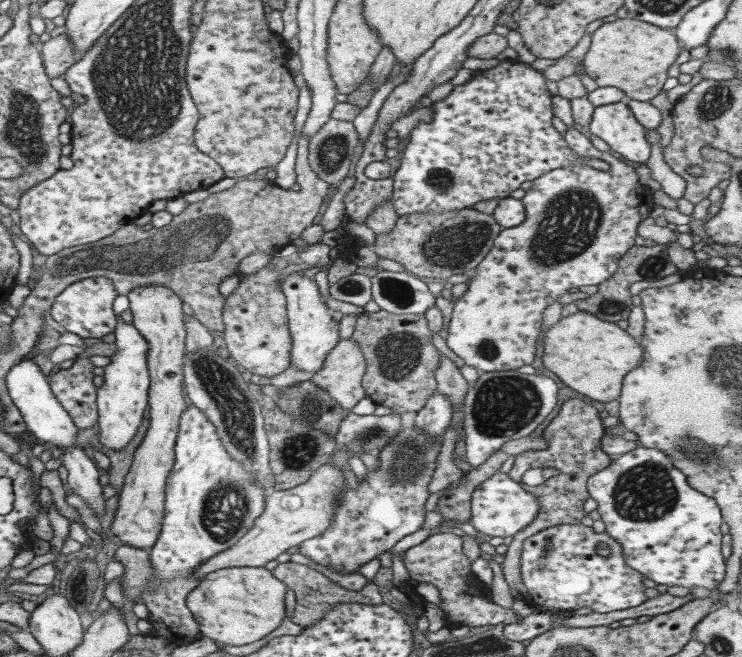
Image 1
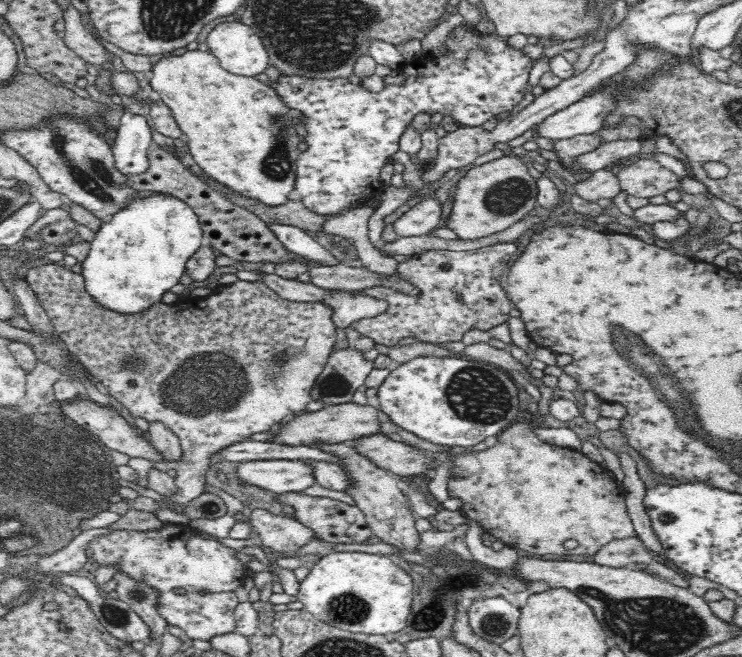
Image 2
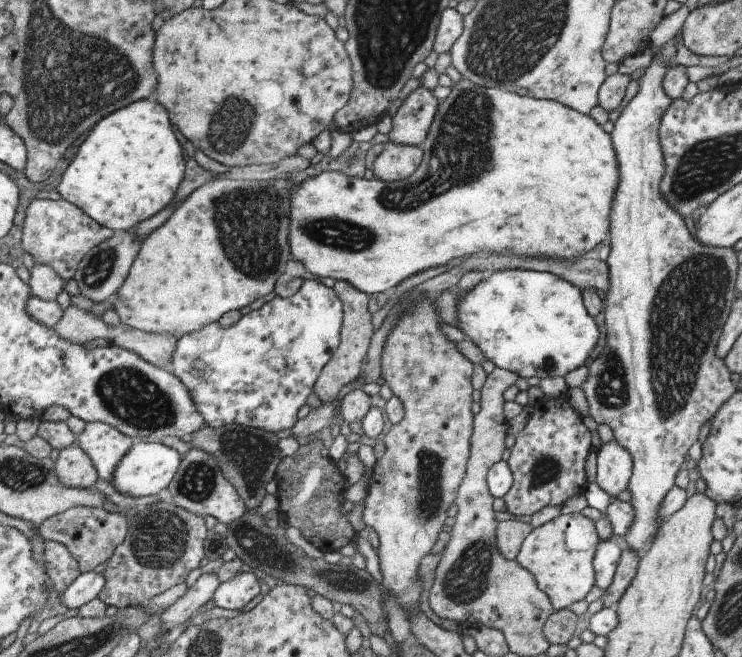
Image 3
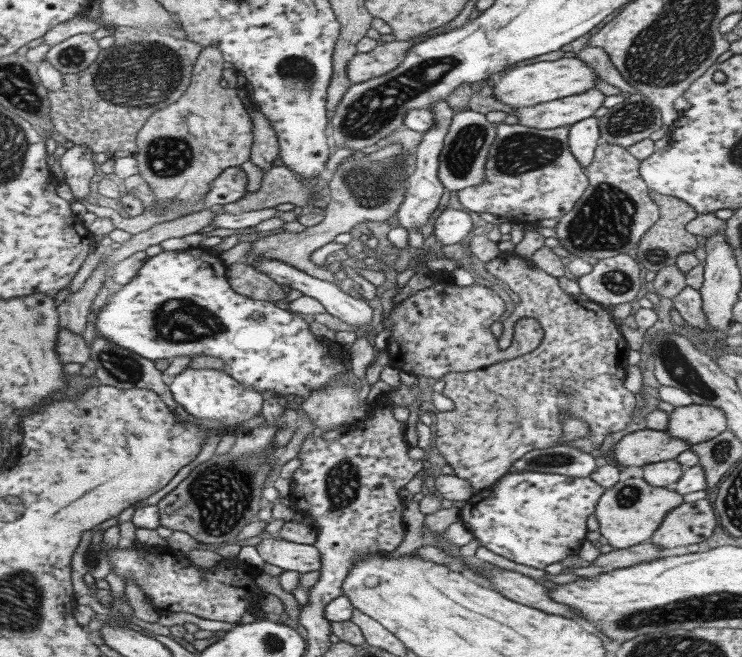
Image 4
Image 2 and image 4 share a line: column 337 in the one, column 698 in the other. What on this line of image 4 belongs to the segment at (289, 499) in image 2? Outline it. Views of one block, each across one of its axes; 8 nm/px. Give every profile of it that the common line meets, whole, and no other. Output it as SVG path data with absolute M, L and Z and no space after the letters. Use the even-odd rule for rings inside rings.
M708 499L683 502L670 509L649 540L662 548L690 546L706 541L718 524L717 513Z

